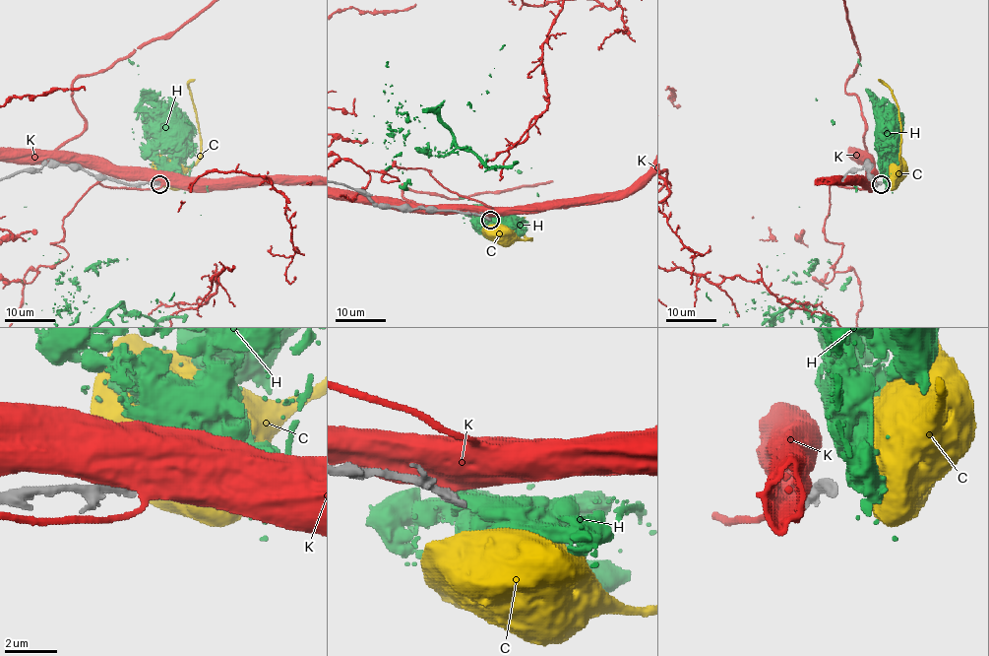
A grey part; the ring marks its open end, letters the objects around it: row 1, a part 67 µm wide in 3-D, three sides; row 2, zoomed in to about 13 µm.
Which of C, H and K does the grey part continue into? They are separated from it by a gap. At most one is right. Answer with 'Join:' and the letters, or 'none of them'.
Join: none of them

